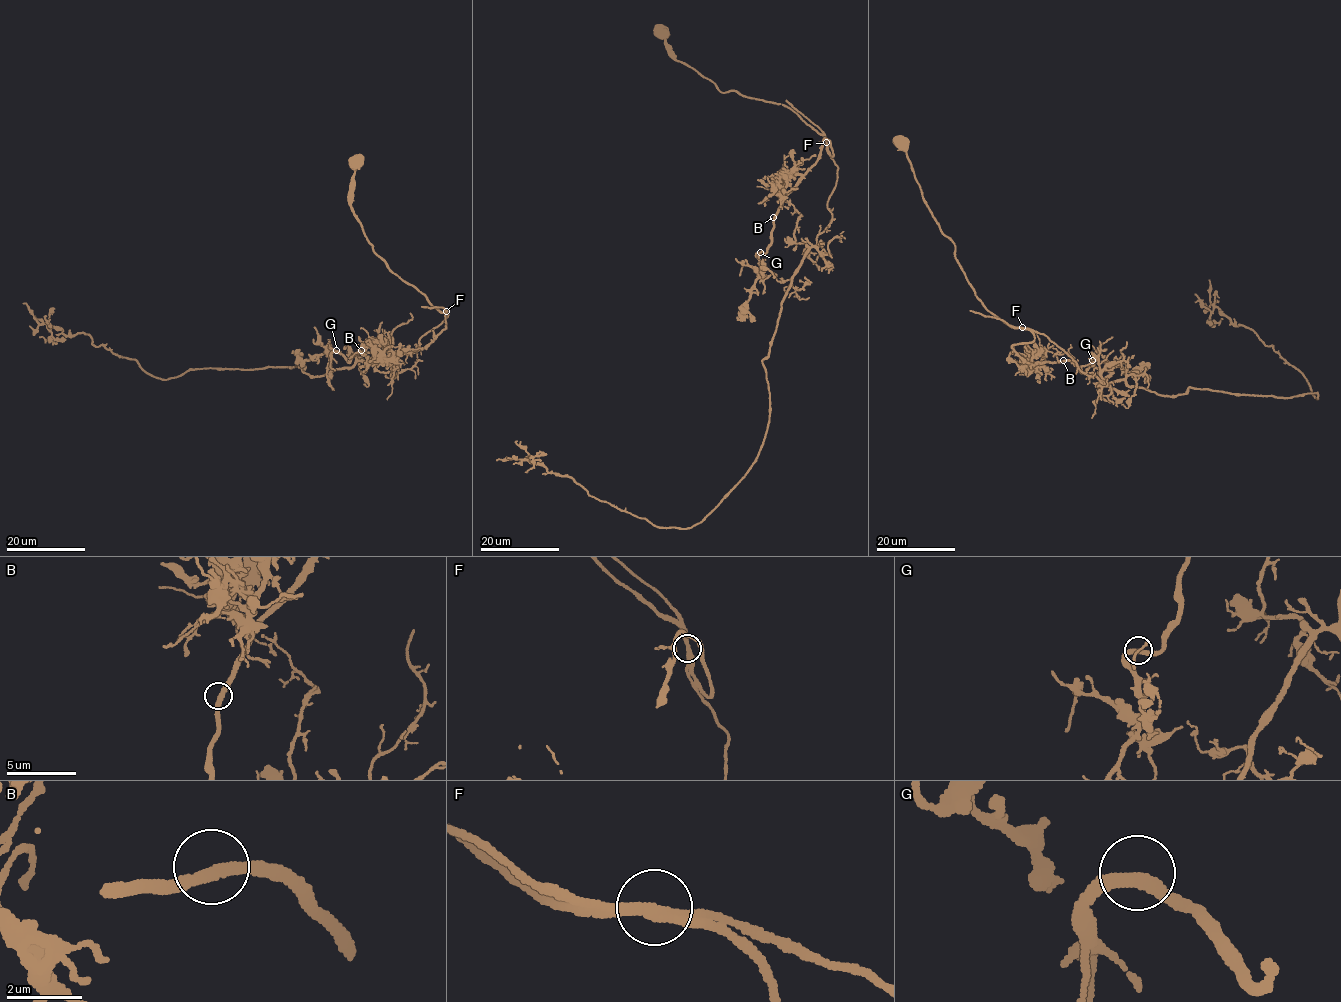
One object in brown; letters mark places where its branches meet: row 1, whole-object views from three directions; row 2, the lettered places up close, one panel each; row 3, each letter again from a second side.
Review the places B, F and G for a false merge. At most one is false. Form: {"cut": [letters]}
{"cut": ["F"]}

